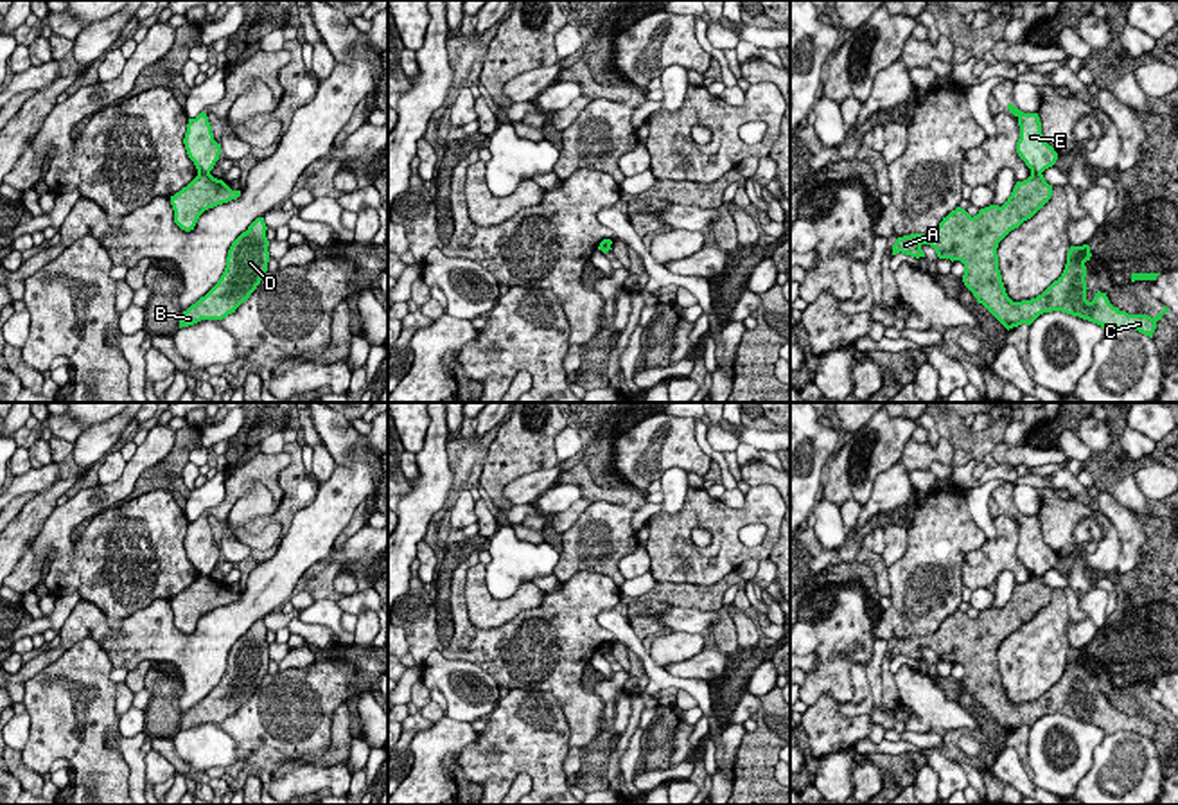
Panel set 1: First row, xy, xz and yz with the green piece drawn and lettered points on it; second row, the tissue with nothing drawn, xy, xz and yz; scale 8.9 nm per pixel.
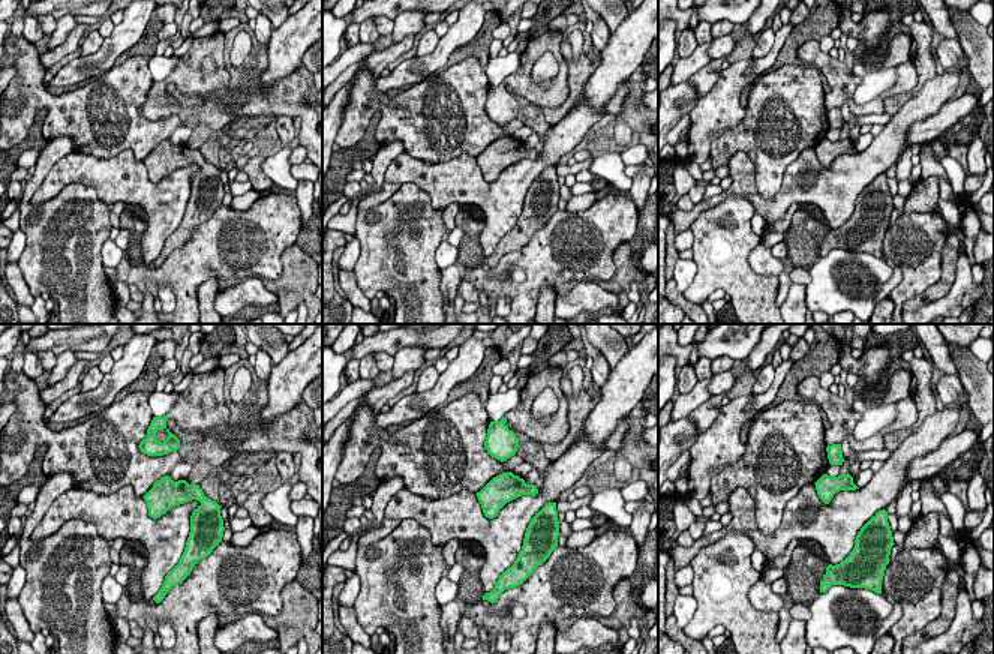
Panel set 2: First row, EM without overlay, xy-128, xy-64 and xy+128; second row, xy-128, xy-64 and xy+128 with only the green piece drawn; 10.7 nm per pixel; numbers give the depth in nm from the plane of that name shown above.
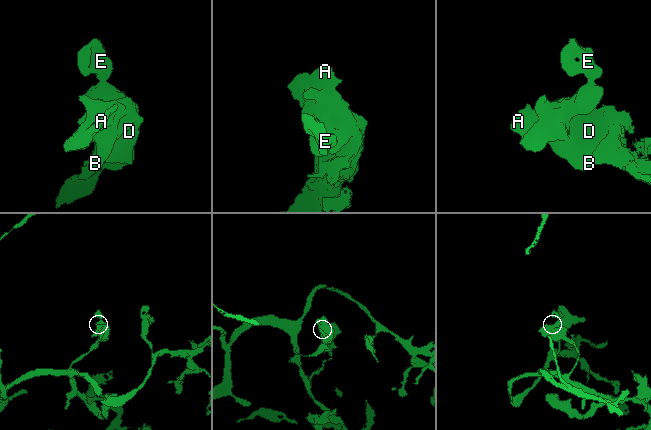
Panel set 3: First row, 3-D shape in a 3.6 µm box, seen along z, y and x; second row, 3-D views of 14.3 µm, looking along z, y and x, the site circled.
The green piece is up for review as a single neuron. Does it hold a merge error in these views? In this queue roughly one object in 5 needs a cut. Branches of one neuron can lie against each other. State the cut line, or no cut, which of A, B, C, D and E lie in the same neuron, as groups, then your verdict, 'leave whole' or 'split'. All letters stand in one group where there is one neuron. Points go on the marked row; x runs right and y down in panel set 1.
xy (198, 171), (209, 173) | A B C D / E | split

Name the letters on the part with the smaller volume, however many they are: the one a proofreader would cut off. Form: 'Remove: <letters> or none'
Remove: E

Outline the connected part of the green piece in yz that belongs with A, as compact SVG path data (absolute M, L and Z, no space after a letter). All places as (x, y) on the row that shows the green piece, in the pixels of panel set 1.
M1031 172L1024 181L1016 181L1007 201L980 208L970 216L964 208L952 210L930 234L910 234L898 237L892 244L892 255L905 253L925 257L921 246L930 244L939 259L961 261L964 264L963 282L1007 331L1022 323L1031 325L1040 314L1061 311L1083 320L1094 322L1113 332L1117 329L1135 329L1149 338L1162 320L1164 311L1155 318L1147 314L1128 314L1113 307L1106 293L1097 291L1094 300L1086 300L1086 266L1090 246L1070 246L1067 264L1058 280L1042 295L1031 300L1013 302L1004 288L998 270L998 243L1024 221L1031 219L1052 196L1040 172Z

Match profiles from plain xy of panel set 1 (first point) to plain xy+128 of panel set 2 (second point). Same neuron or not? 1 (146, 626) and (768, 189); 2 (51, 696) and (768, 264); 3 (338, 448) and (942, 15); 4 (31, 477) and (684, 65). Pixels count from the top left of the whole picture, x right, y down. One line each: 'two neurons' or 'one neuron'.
1: two neurons
2: two neurons
3: two neurons
4: two neurons

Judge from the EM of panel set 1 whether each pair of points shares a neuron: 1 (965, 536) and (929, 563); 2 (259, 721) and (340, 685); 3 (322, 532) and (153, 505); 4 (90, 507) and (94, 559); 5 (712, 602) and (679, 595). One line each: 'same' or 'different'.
1: same
2: same
3: different
4: different
5: same

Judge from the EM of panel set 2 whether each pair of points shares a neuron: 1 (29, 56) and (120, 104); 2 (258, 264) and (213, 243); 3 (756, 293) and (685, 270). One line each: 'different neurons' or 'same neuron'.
1: same neuron
2: same neuron
3: different neurons

